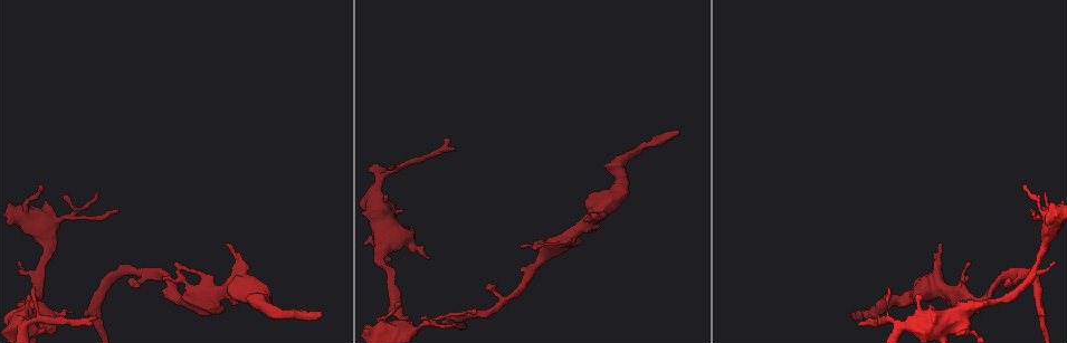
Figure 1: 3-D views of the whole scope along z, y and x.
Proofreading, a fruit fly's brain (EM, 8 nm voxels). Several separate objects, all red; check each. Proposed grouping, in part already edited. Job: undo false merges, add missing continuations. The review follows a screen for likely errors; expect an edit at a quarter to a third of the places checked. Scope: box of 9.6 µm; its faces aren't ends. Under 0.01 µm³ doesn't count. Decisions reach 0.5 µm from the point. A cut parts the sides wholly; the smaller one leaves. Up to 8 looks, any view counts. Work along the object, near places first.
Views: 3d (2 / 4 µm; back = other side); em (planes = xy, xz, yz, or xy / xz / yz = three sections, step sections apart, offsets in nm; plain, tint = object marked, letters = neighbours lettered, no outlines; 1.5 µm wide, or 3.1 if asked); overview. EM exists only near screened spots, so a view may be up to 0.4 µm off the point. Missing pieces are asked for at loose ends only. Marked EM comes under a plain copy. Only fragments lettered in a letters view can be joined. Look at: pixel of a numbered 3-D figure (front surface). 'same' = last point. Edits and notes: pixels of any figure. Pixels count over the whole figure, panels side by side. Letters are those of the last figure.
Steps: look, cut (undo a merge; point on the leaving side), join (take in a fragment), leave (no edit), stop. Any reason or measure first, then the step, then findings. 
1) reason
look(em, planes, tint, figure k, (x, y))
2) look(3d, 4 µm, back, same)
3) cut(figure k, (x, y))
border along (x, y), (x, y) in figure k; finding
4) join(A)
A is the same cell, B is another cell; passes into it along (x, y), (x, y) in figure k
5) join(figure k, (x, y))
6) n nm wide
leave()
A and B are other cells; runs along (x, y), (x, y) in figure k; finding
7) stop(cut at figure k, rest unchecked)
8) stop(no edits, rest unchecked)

an open end
look(em, planes, letters, figure 1, (131, 285))

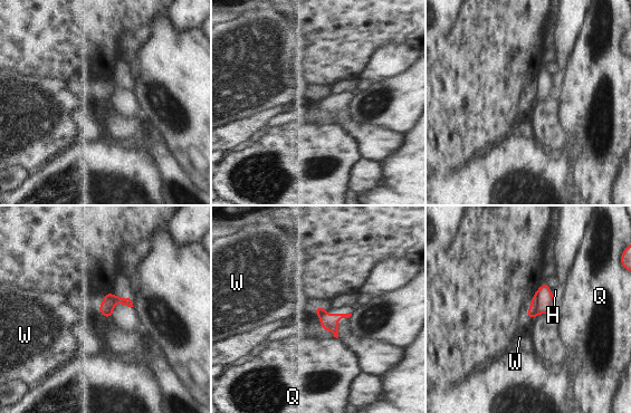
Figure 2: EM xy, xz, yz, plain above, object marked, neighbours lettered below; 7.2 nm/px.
H touches over 130 nm
leave()
H, Q and W are other cells; border along (98, 305), (99, 311) in figure 2; none of them fits

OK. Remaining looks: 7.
thin end
look(3d, 4 µm, figure 1, (1040, 196))

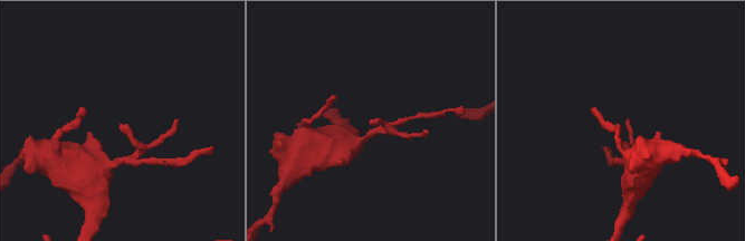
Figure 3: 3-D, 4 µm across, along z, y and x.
look(em, planes, tint, figure 3, (369, 122))

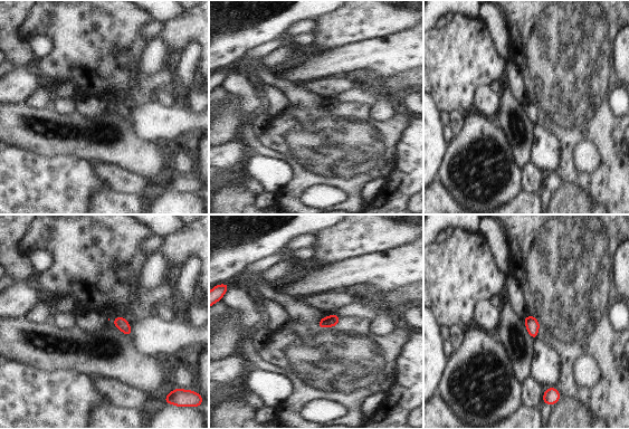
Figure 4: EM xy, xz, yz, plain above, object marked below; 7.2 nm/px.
look(em, planes, letters, same)

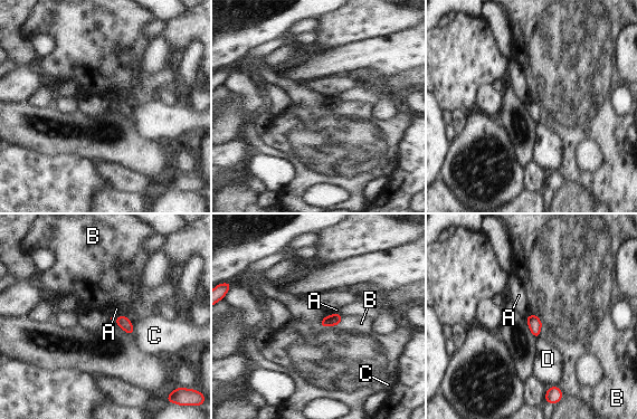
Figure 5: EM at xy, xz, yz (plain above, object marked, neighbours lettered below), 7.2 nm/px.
80 nm wide
leave()
A, B, C and D are other cells; border along (542, 325), (538, 337) in figure 5; no lettered fragment goes on from it

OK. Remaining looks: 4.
tapers out
look(3d, 4 µm, figure 1, (31, 289))

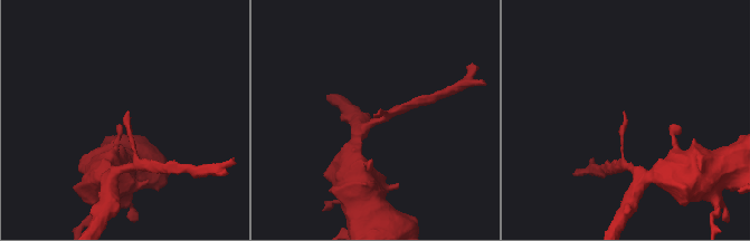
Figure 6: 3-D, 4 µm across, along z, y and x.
need the tissue
look(em, planes, letters, figure 6, (377, 113))

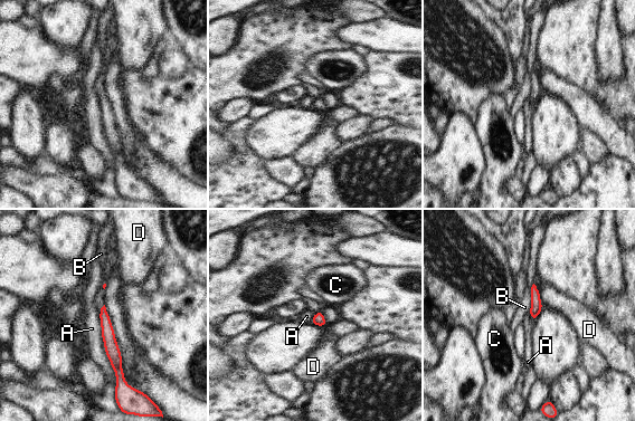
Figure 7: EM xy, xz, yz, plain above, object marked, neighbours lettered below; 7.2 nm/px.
A touches over 600 nm
leave()
A, B, C and D are other cells; border along (98, 313), (115, 391) in figure 7; no lettered fragment goes on from it

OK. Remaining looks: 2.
stop(no edits, rest unchecked)

